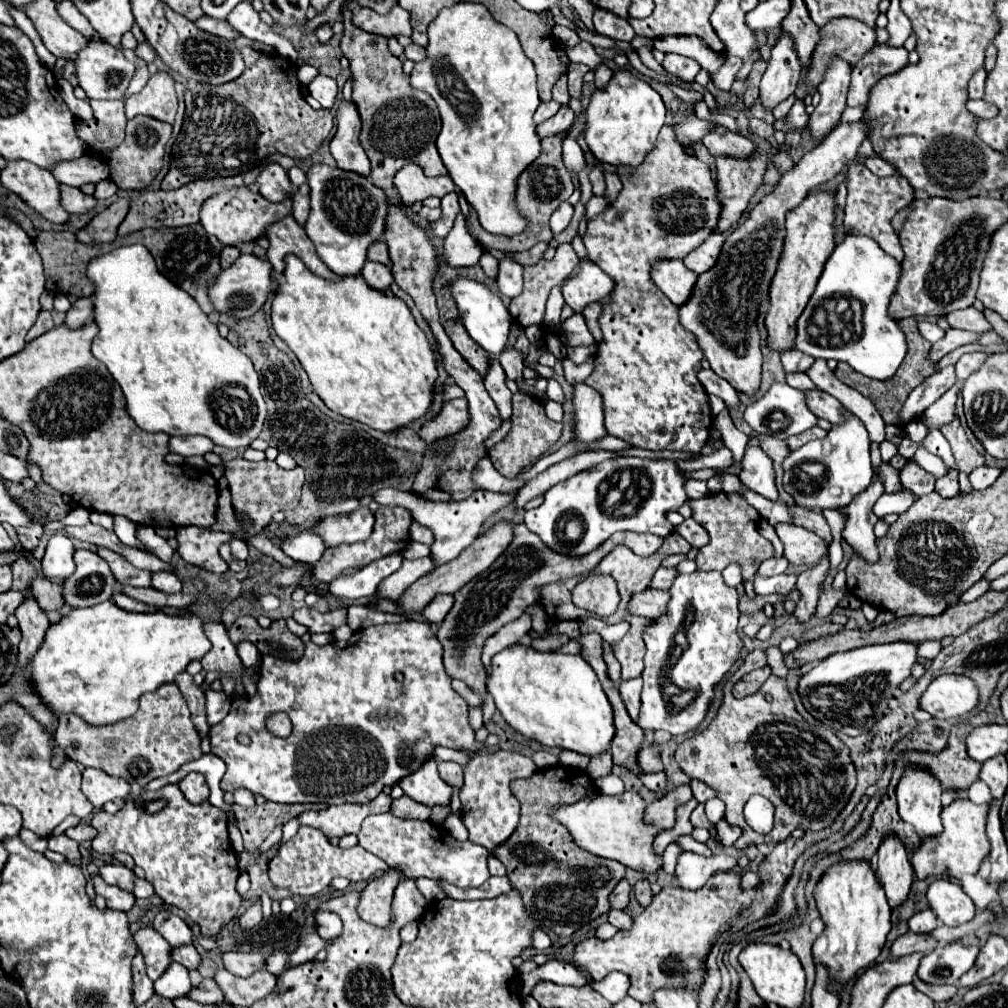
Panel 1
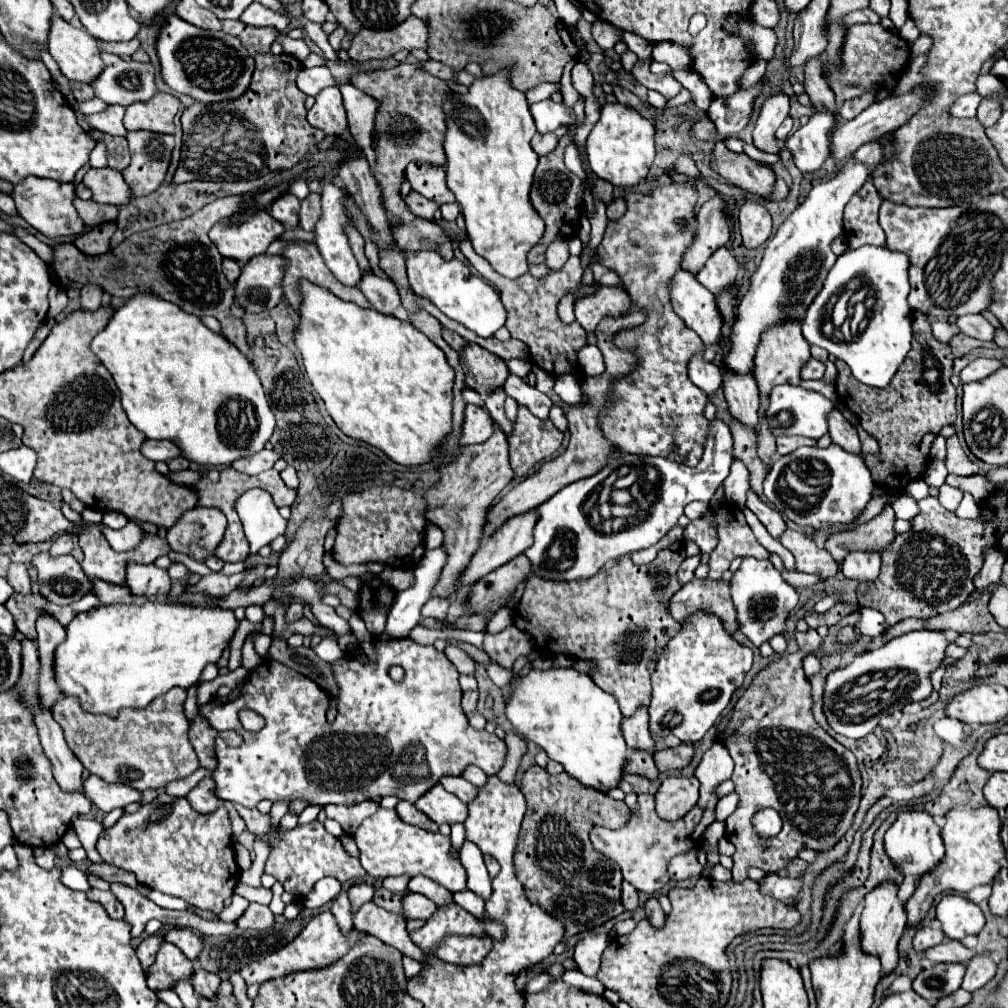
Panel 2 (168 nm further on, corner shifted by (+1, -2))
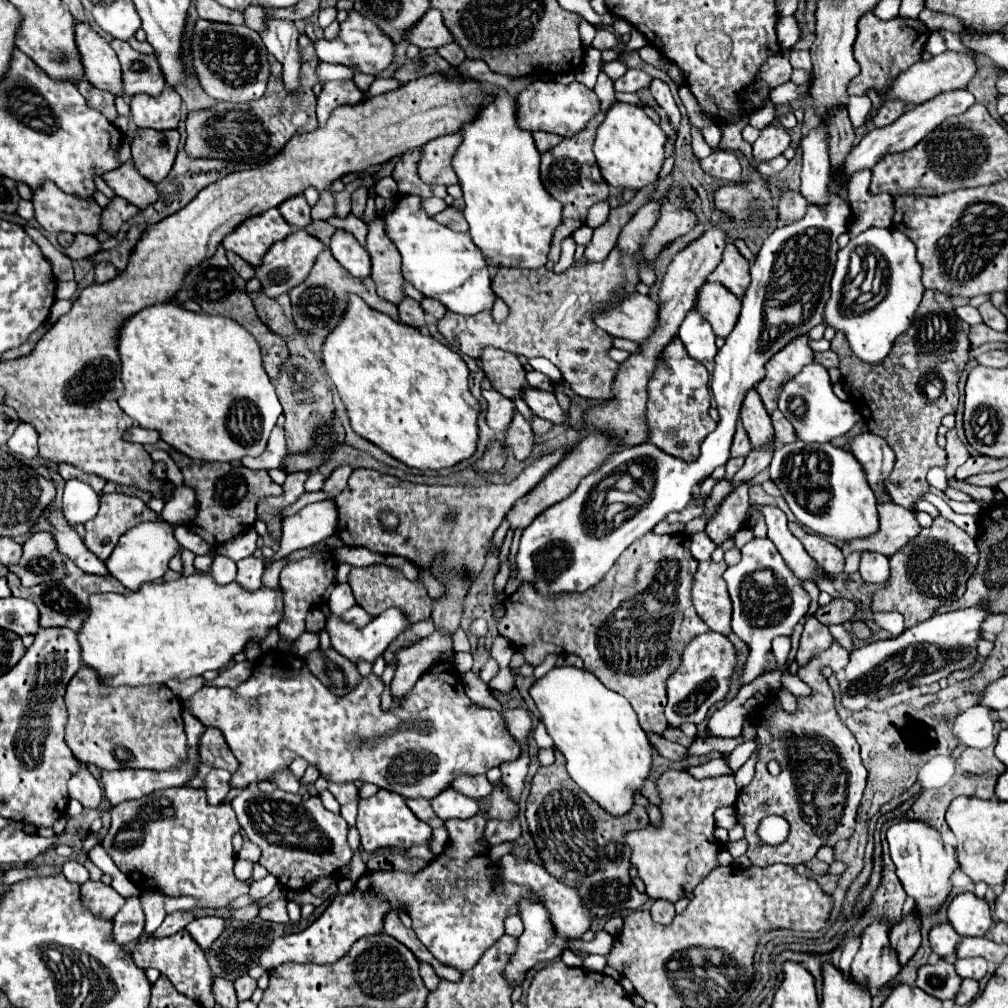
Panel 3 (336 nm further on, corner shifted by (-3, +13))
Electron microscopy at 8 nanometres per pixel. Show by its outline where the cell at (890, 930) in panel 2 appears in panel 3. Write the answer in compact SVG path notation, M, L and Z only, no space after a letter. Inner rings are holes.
M880 920L870 924L860 936L862 946L854 956L852 976L868 988L888 984L900 970L900 964L896 964L896 952L892 952L892 946L888 944L892 926L890 920Z

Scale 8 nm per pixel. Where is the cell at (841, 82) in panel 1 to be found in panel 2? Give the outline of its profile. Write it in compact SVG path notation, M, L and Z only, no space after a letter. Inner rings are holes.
M812 115L808 125L802 125L788 141L786 149L794 157L794 165L802 173L816 173L830 157L830 115Z

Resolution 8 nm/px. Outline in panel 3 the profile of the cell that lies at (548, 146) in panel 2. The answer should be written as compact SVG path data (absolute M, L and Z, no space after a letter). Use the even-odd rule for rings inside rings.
M536 132L536 134L534 134L534 142L536 142L536 148L538 148L540 152L550 150L552 146L560 144L562 140L564 140L564 136L556 136L556 134L552 134L552 132Z

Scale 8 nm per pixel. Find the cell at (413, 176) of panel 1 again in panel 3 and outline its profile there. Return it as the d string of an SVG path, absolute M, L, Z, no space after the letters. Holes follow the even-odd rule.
M448 134L430 140L420 148L422 156L418 164L418 174L422 180L426 180L426 184L450 186L458 182L452 170L452 156L458 144L460 144L460 134Z

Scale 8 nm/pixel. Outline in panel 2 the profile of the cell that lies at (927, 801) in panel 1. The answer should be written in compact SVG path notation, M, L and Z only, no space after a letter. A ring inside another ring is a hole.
M904 811L884 835L884 851L888 859L902 871L904 877L912 875L914 881L928 875L944 859L944 843L934 819L924 811Z

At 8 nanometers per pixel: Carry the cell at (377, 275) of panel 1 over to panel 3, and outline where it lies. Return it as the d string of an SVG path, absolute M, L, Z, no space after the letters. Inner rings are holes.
M404 296L404 300L398 304L398 314L400 314L400 320L404 324L410 324L414 328L424 328L426 326L426 314L424 314L424 310L410 296Z

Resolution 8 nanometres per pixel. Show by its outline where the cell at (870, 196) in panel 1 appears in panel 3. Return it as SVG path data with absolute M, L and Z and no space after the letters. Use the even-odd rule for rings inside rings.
M870 170L856 172L848 182L848 200L852 208L852 220L848 234L858 236L870 226L890 226L892 222L892 196L890 194L870 194Z

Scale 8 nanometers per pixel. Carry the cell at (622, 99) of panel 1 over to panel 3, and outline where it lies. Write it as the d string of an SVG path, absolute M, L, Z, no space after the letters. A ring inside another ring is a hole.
M614 102L606 112L604 122L598 126L594 142L596 164L602 172L602 178L610 186L640 190L658 178L664 160L664 144L666 134L654 120L646 116L642 106Z

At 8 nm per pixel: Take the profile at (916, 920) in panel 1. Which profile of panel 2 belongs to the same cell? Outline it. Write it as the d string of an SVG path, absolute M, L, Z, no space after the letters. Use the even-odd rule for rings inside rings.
M924 927L924 929L918 929L918 933L914 935L914 949L916 951L926 951L938 943L944 941L944 933L940 927Z

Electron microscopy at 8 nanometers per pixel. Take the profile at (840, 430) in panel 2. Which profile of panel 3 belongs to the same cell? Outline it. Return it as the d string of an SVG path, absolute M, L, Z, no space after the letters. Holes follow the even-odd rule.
M870 432L852 436L848 444L856 460L864 466L872 490L876 492L884 490L884 480L888 478L892 464L894 464L892 448L880 436L870 434Z

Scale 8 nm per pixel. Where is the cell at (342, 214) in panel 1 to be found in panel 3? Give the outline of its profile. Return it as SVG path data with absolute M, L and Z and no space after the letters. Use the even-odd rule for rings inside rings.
M338 228L332 234L330 250L334 258L356 278L364 278L370 274L370 256L368 252L358 244L358 240L352 236L352 232L346 232Z

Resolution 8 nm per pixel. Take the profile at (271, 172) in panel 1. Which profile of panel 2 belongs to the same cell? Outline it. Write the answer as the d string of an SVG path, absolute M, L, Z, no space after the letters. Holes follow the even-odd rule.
M284 193L276 203L270 207L270 215L280 221L282 225L296 229L298 227L298 211L300 211L300 201L292 193Z

